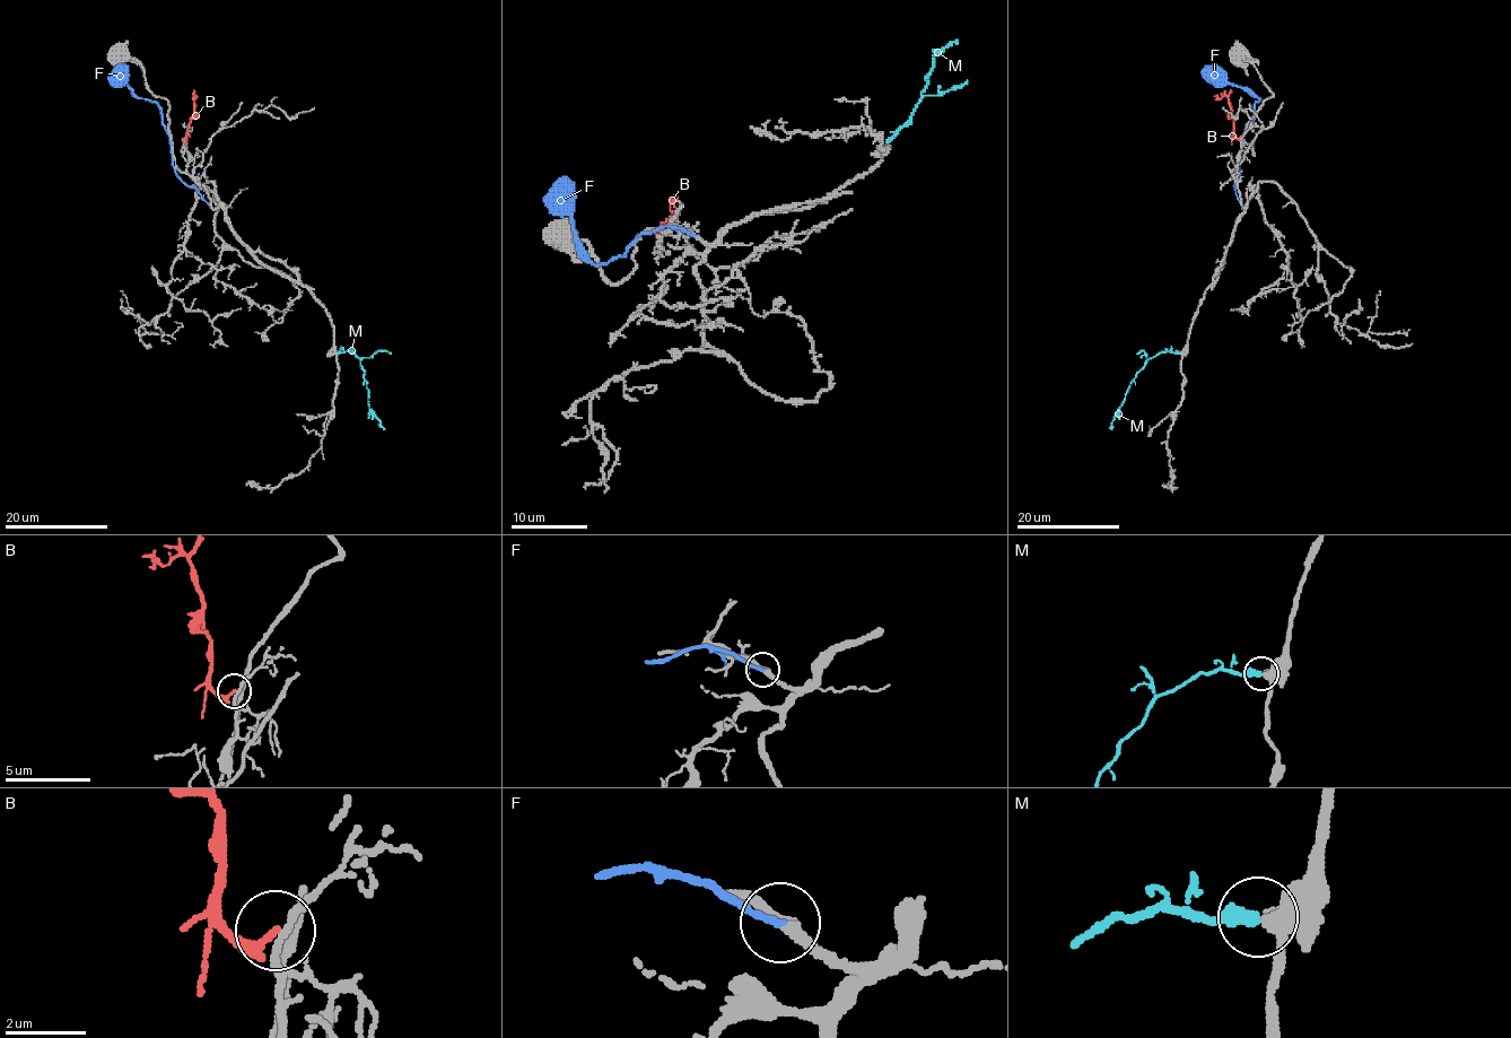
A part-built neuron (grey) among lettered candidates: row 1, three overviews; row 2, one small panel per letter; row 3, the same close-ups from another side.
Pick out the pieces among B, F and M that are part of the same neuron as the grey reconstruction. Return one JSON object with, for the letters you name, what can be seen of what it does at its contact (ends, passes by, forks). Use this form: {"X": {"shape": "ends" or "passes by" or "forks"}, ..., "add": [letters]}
{"M": {"shape": "ends"}, "add": ["M"]}

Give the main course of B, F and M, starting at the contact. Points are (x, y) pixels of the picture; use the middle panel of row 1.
B: (660, 235), (658, 229), (672, 221), (675, 212), (673, 195)
F: (695, 235), (664, 226), (637, 235), (623, 254), (595, 264), (574, 234), (571, 190), (562, 176)
M: (887, 144), (908, 120), (920, 97), (934, 55), (950, 43), (958, 43)

